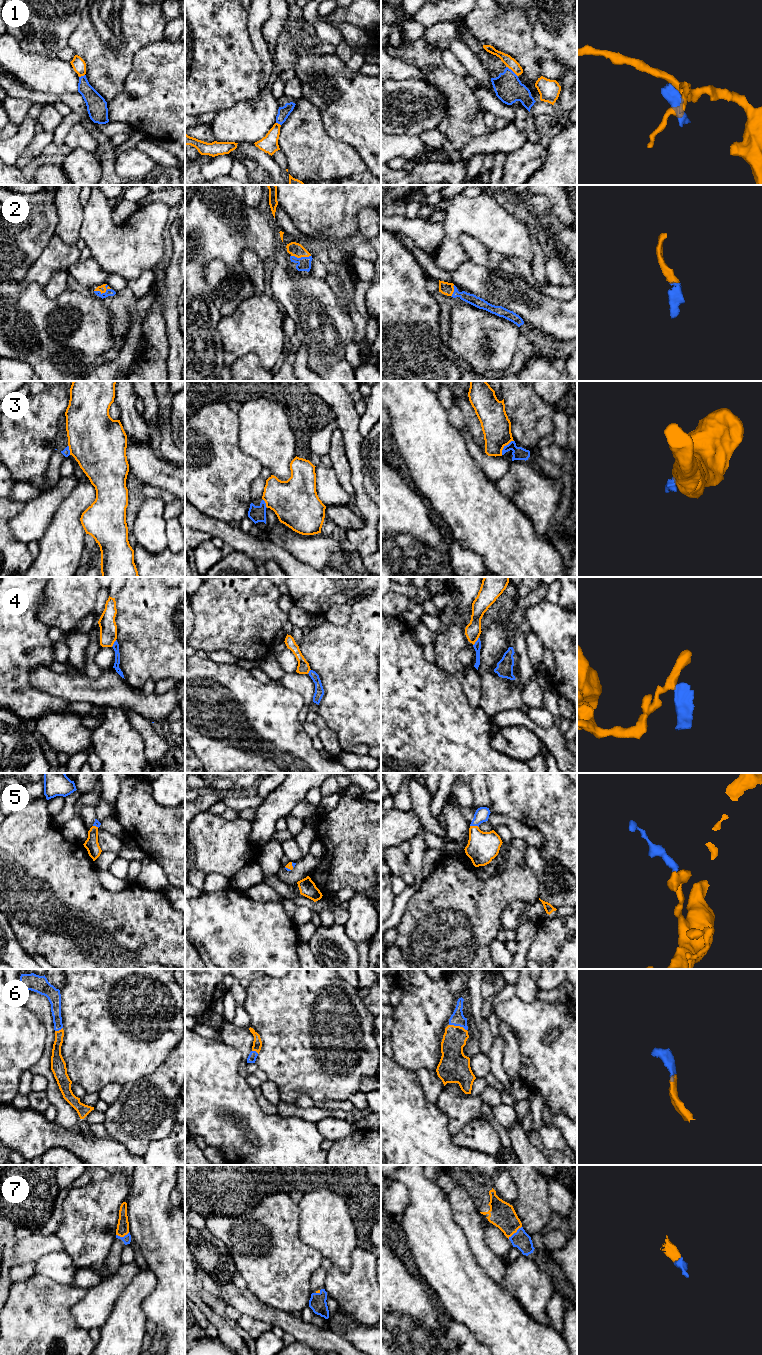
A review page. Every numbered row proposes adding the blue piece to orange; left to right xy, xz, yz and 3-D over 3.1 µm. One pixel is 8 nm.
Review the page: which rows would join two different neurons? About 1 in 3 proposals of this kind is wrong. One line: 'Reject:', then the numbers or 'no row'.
Reject: 1, 3, 4

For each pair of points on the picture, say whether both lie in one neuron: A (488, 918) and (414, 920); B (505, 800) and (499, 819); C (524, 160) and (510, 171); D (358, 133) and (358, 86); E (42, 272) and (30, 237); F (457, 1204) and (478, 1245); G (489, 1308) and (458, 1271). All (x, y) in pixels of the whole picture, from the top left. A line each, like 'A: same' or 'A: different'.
A: same
B: different
C: same
D: same
E: different
F: same
G: same

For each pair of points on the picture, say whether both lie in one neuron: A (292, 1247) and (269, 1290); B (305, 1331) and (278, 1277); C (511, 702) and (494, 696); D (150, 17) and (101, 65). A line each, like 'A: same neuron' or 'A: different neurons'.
A: same neuron
B: different neurons
C: same neuron
D: same neuron

